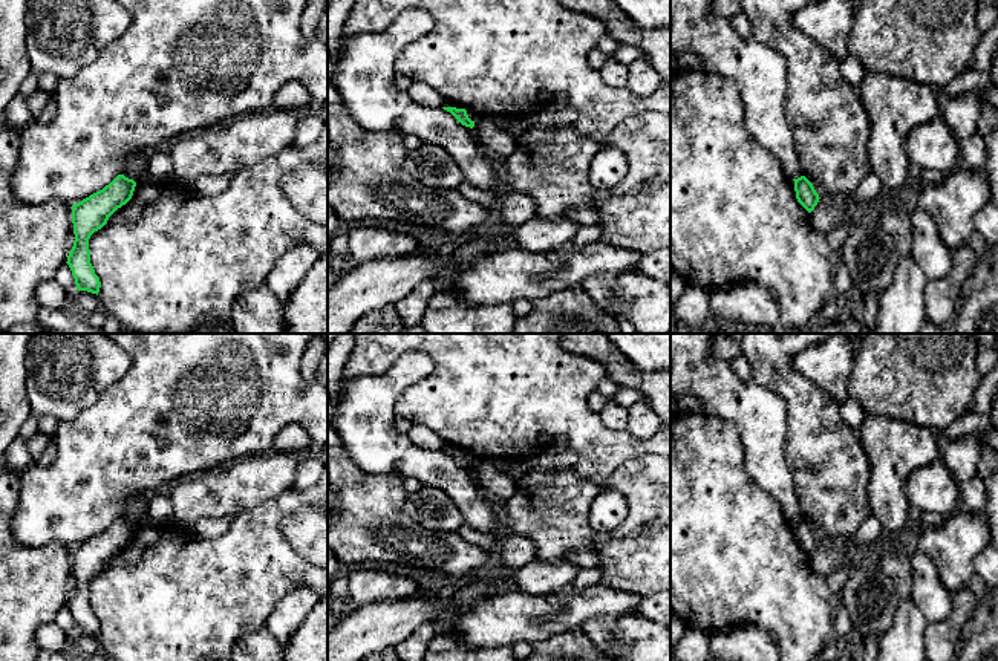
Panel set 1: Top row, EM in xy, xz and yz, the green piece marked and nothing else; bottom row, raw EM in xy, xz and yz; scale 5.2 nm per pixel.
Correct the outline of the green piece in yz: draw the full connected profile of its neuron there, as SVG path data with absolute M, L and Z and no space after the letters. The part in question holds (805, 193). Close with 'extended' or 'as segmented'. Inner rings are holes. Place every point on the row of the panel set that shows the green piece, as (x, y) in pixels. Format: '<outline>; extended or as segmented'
M801 176L793 181L794 181L794 191L796 191L797 202L808 213L811 213L820 199L819 194L816 193L813 184L805 176Z; as segmented

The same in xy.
M118 174L103 190L72 205L75 240L66 263L72 271L78 291L98 295L101 282L90 263L89 239L107 223L118 208L132 199L135 187L133 179Z; as segmented

